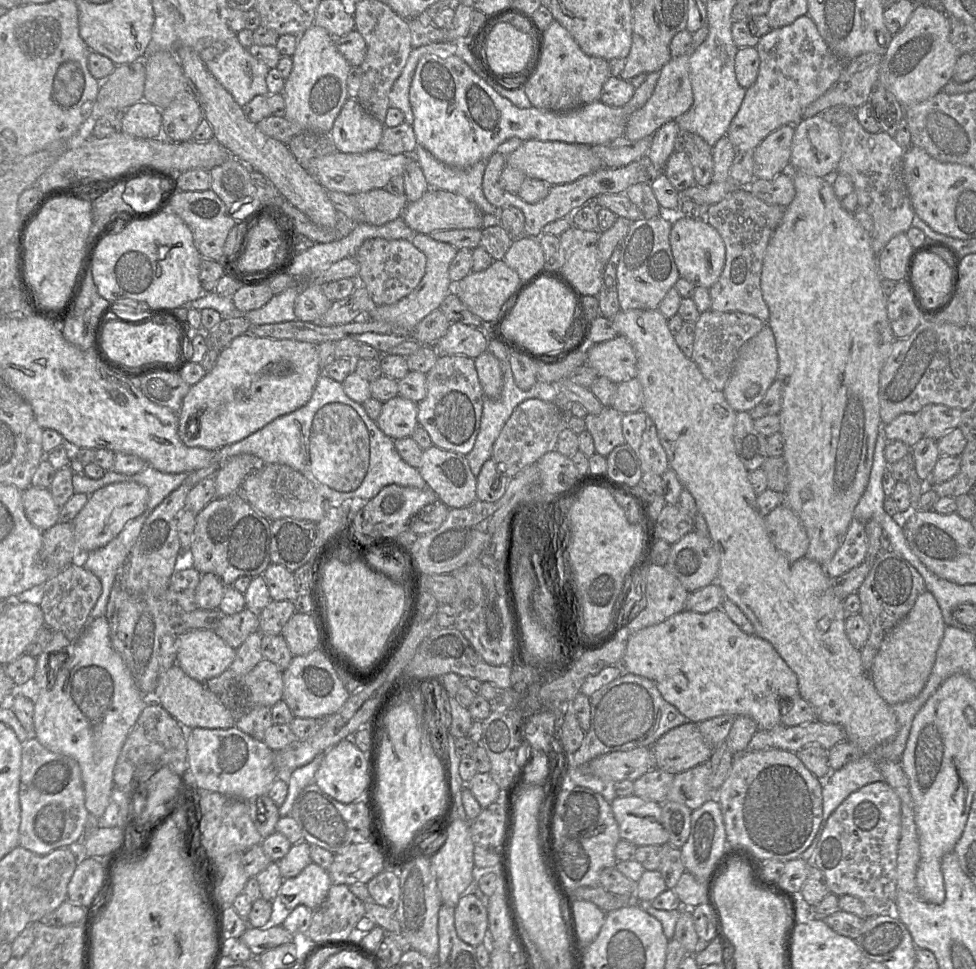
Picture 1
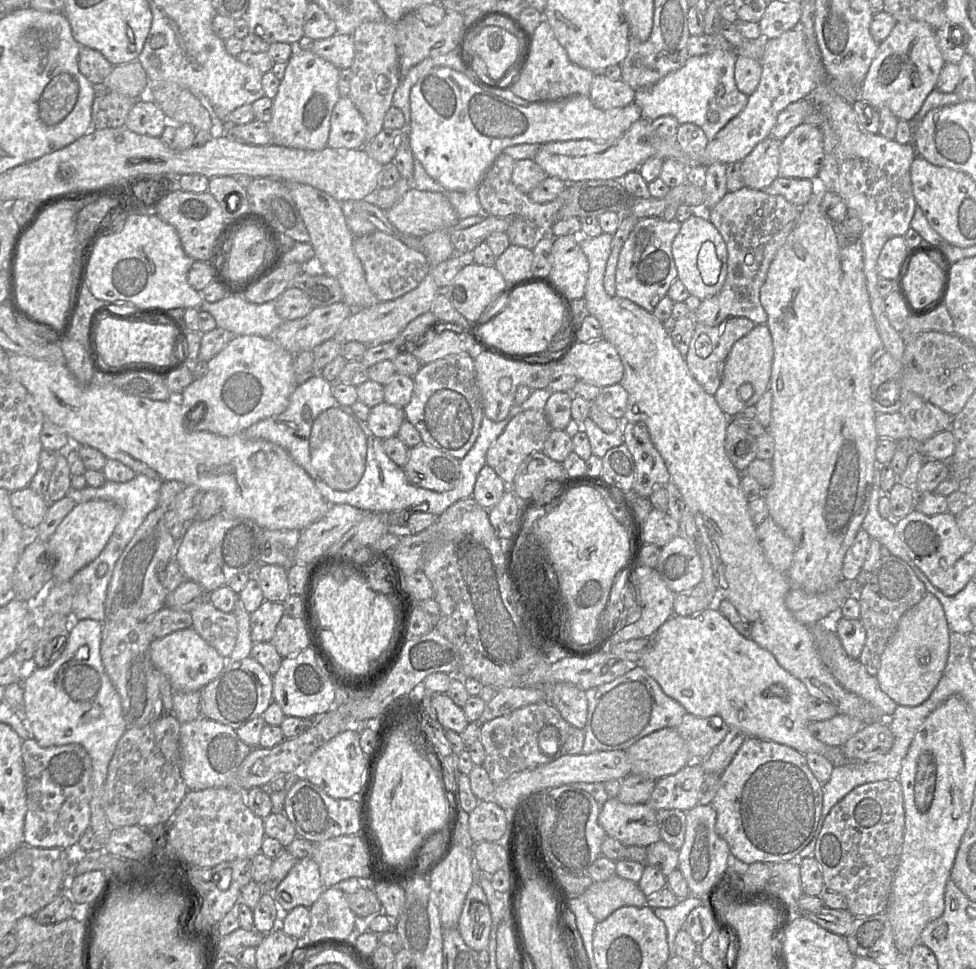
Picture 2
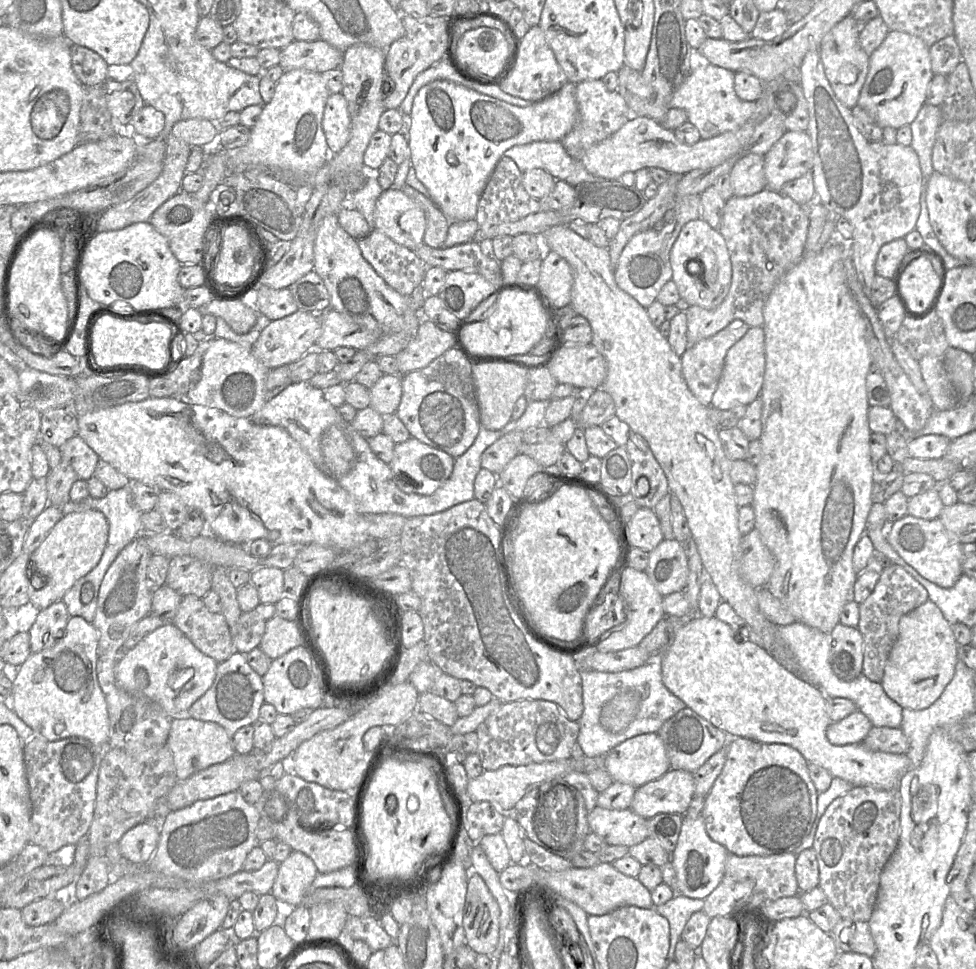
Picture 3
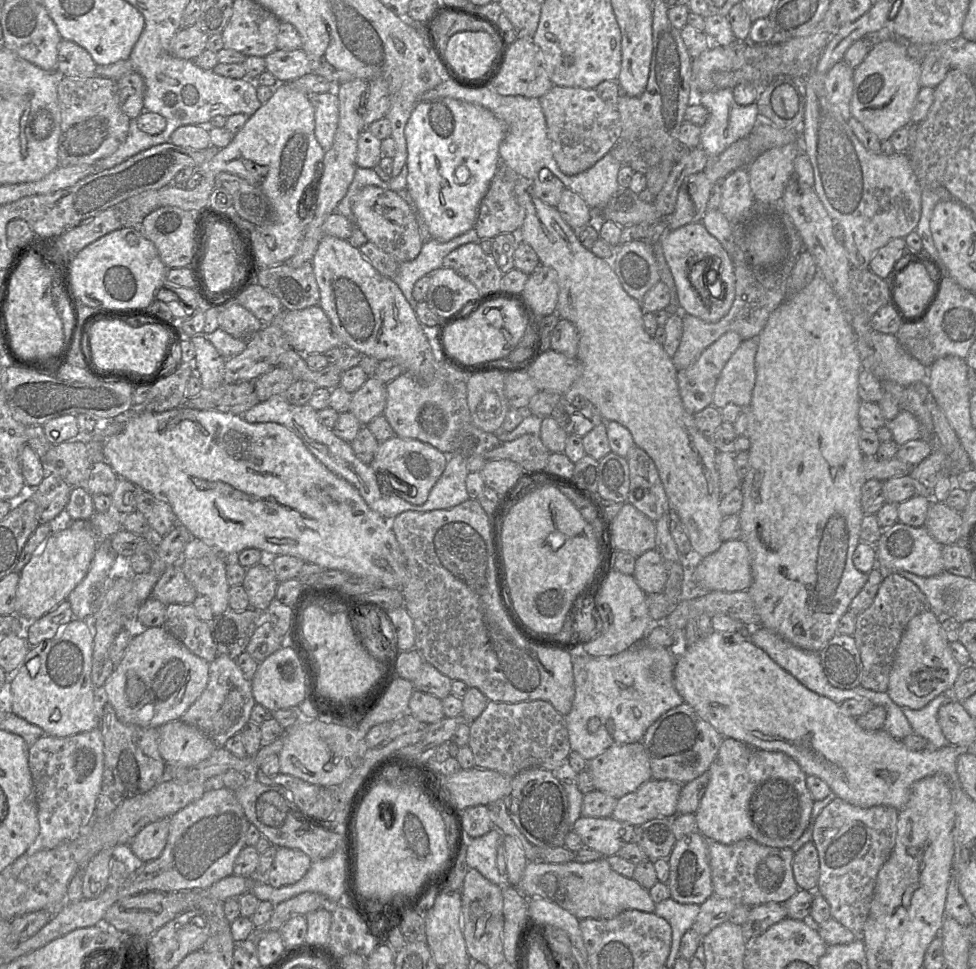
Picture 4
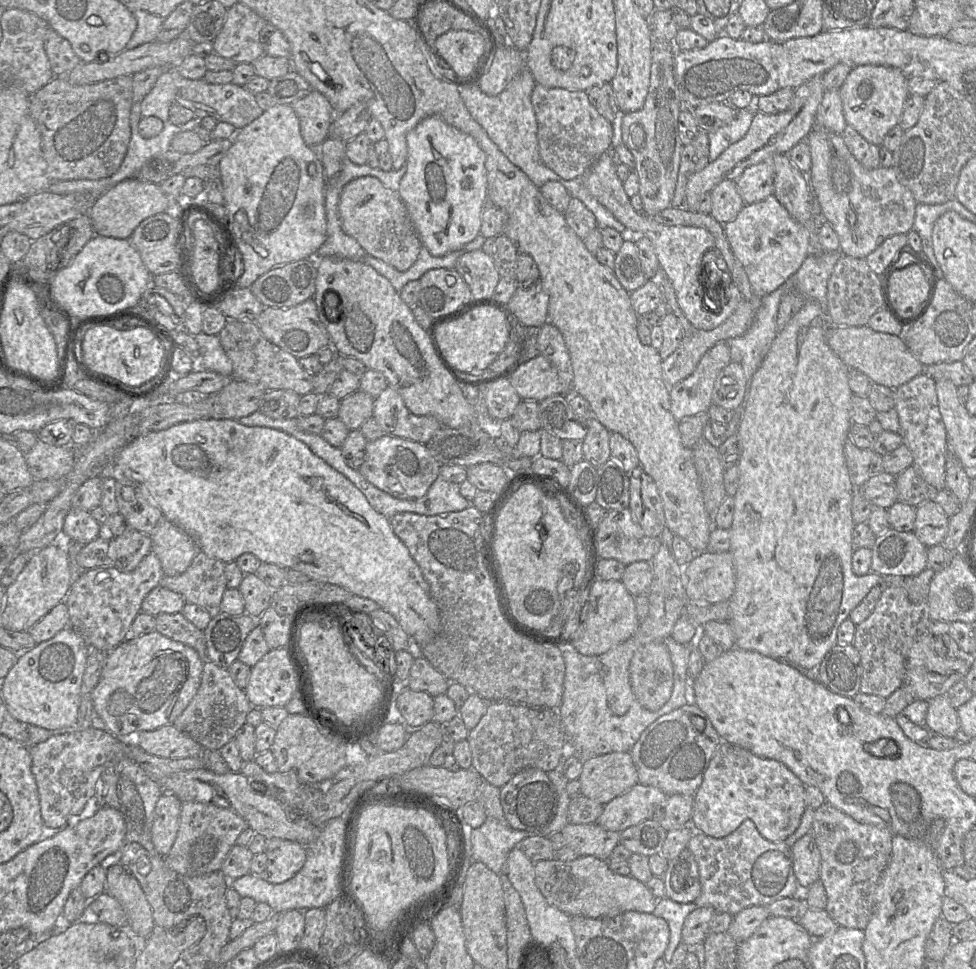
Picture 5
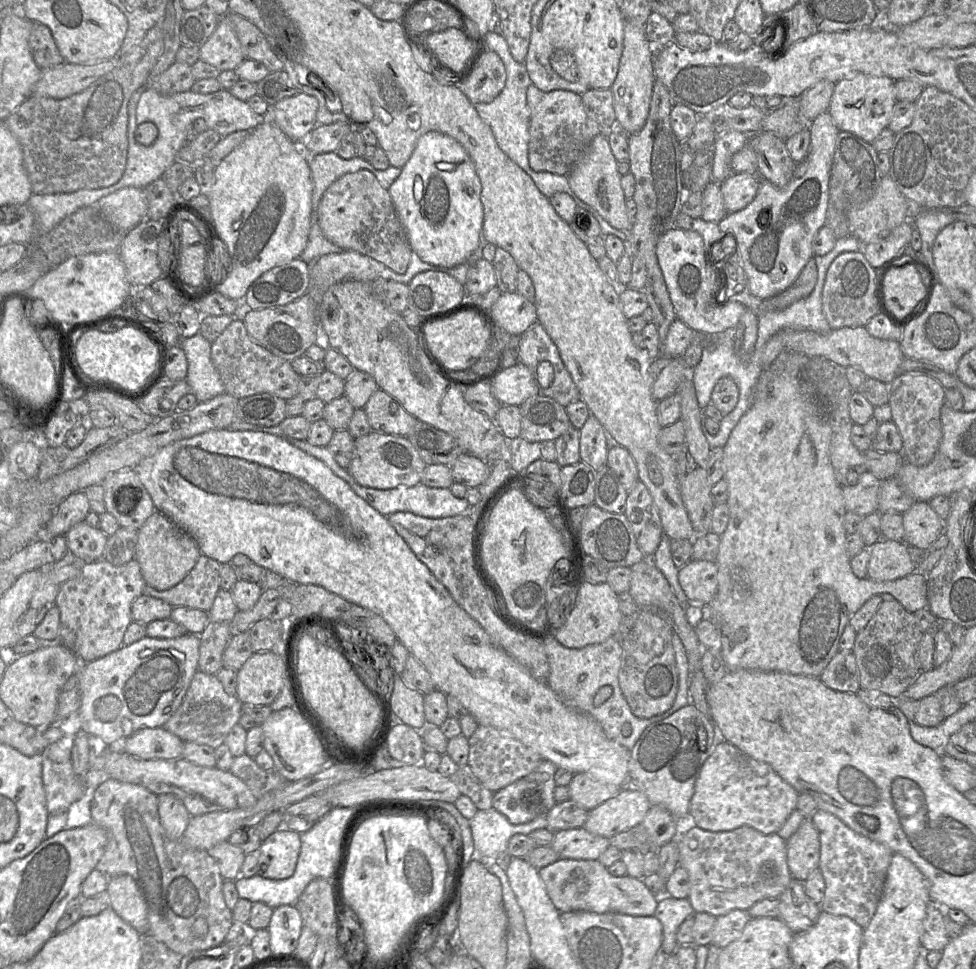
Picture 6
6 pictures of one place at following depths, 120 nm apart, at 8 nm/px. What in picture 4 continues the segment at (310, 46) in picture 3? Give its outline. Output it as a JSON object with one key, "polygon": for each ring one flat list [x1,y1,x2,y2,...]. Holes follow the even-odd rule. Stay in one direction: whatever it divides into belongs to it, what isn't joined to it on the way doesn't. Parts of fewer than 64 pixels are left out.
{"polygon":[[302,48,277,49,264,59,266,71,272,73,279,82,288,82,312,72,310,60]]}

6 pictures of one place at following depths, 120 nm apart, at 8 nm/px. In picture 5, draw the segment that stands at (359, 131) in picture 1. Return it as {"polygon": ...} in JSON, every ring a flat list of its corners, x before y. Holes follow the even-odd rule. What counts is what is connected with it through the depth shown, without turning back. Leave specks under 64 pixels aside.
{"polygon":[[313,90,290,105,299,119,304,142,309,146,318,146,324,142,335,117,328,99,321,92]]}

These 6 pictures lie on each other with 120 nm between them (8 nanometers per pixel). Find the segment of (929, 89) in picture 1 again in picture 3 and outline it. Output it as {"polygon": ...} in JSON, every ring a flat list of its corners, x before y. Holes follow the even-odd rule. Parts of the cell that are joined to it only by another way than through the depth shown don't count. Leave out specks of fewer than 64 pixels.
{"polygon":[[890,30,881,45,869,57,869,70,857,105,880,127,899,129,910,125,925,104,929,83,934,73,929,47,914,35]]}

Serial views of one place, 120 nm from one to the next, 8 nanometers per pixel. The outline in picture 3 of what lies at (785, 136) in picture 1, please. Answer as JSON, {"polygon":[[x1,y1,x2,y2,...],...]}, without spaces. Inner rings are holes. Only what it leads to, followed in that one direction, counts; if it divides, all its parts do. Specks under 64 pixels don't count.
{"polygon":[[745,155,735,163,729,174,734,196,751,196,767,187,762,155]]}

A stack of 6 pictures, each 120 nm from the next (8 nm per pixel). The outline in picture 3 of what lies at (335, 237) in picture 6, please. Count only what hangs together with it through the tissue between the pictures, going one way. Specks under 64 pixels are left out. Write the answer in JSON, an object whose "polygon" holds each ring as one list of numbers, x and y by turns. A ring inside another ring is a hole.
{"polygon":[[389,188,376,201,374,228,414,251,424,243,426,218,423,210,402,190]]}

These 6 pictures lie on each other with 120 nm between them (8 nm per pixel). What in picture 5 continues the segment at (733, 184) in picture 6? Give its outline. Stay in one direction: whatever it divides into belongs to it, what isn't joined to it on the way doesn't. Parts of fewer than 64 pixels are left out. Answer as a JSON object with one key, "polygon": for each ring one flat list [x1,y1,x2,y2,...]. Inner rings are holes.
{"polygon":[[771,159,747,167,736,184,745,205,764,200,774,194,775,170]]}

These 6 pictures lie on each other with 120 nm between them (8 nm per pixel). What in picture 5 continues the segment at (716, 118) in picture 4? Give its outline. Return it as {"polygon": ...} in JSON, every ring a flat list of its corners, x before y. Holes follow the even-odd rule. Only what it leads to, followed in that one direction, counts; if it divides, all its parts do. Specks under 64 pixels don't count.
{"polygon":[[736,109,734,119,715,131,708,132,709,162,716,160,730,145,741,140,749,130,756,110]]}

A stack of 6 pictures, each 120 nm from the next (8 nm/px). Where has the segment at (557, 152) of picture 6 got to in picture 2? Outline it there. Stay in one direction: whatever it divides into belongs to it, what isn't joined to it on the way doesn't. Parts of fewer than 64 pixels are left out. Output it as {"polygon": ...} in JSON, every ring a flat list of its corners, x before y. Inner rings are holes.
{"polygon":[[595,73,589,98,601,110,623,108,634,102,635,90,623,80,611,80,603,73]]}

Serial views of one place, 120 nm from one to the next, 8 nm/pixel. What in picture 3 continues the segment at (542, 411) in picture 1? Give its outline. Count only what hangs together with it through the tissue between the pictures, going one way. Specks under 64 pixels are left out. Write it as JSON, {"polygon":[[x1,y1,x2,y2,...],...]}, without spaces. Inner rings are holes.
{"polygon":[[509,432,486,448,481,456,481,467,499,475,507,464,520,453,523,432]]}

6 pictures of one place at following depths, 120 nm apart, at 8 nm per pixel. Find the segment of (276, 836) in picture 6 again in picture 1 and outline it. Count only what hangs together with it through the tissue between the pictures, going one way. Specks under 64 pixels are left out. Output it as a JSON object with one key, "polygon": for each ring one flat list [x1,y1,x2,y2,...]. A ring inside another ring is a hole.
{"polygon":[[311,862,297,876,283,880,277,893,278,916,287,916,298,905,316,910,331,885,327,870]]}

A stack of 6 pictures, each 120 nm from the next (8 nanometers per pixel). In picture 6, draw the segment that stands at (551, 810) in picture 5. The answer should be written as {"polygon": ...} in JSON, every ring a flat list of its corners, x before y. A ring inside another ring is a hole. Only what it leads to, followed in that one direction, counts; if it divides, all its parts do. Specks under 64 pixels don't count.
{"polygon":[[527,776,494,792,492,807,511,824,527,823,544,811,541,788]]}

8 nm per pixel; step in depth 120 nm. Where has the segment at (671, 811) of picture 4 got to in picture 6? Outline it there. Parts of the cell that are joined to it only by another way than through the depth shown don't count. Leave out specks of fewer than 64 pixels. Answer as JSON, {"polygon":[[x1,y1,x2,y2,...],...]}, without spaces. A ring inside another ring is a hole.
{"polygon":[[632,786,623,787,617,795,588,811,582,827,592,834,611,838,642,823,650,808,643,792]]}

